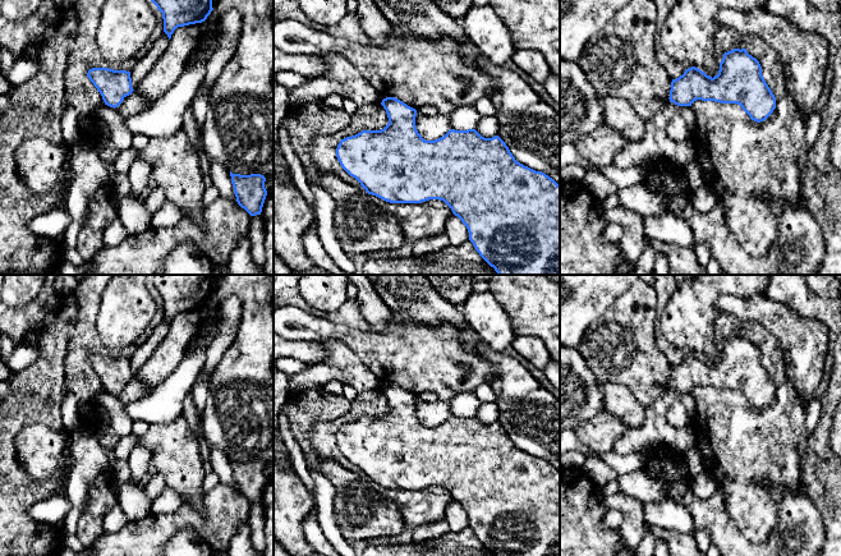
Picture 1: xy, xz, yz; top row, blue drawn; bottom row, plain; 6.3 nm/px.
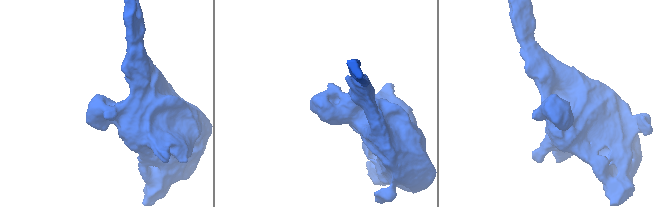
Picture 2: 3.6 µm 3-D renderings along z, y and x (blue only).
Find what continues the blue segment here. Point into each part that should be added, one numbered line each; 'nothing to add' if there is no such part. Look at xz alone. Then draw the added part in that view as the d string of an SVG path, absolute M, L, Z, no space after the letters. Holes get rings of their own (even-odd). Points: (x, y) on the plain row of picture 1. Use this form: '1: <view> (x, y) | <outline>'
nothing to add

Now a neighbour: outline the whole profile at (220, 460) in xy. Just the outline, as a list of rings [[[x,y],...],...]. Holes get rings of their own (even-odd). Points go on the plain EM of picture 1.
[[[210,445],[210,451],[211,451],[211,467],[213,472],[217,474],[219,481],[226,486],[238,490],[234,479],[234,473],[231,469],[229,451],[224,451],[212,445]]]

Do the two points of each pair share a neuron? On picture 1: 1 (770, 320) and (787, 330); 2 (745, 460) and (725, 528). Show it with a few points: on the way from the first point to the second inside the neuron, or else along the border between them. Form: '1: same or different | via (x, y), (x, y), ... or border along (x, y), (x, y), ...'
1: same | via (773, 320), (777, 320), (784, 326)
2: different | border along (718, 488), (724, 496), (727, 514), (747, 540)

